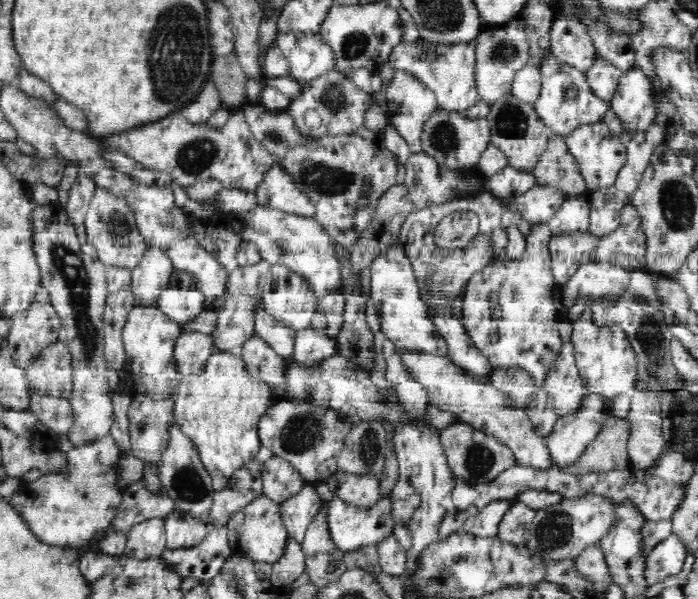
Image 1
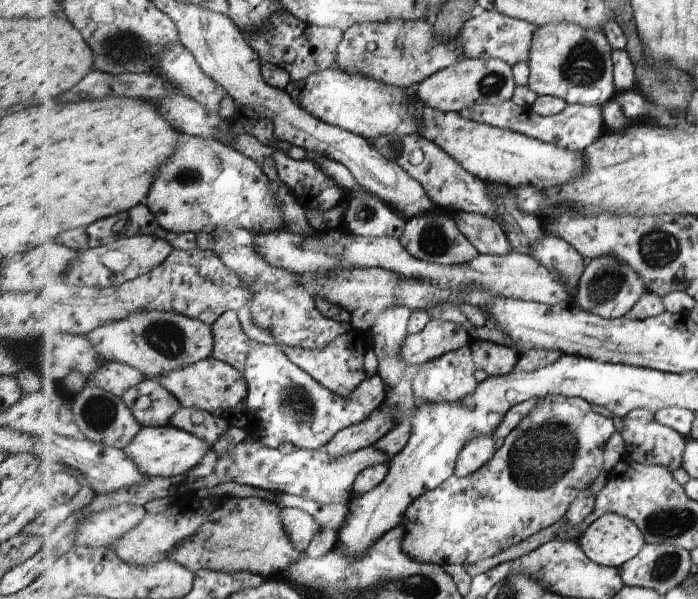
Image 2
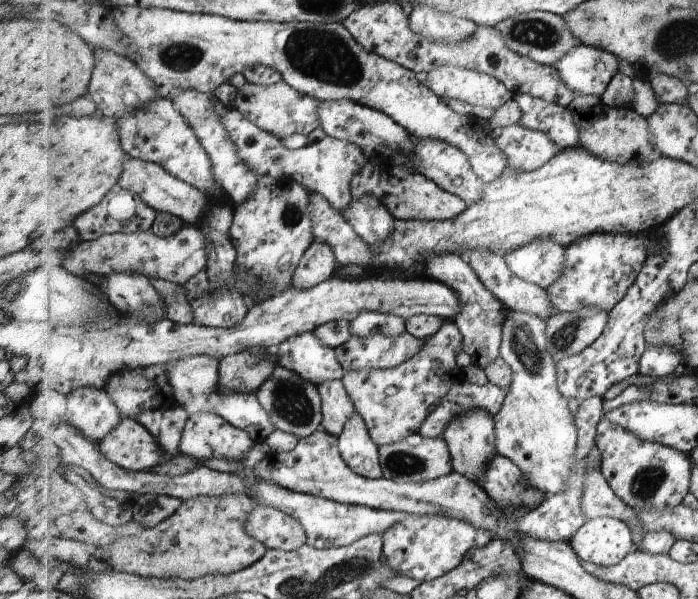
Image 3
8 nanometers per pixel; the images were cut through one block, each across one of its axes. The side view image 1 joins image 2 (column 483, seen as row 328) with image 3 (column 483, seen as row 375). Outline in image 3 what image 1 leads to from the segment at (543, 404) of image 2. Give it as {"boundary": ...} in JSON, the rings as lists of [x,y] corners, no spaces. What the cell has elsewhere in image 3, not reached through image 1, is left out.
{"boundary":[[[407,515],[407,520],[397,522],[389,532],[382,534],[384,536],[383,554],[387,562],[398,575],[406,576],[412,580],[424,583],[425,581],[435,580],[457,568],[463,560],[466,559],[467,553],[473,548],[483,548],[493,539],[494,533],[489,529],[477,528],[474,524],[467,521],[459,520],[450,516],[441,515]]]}

